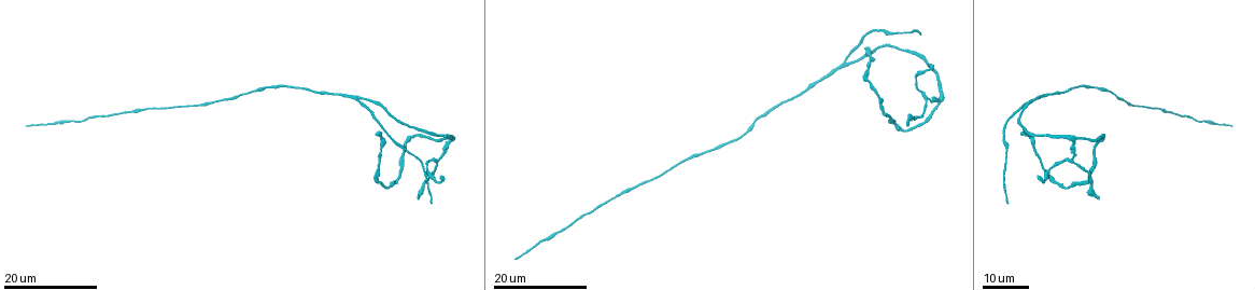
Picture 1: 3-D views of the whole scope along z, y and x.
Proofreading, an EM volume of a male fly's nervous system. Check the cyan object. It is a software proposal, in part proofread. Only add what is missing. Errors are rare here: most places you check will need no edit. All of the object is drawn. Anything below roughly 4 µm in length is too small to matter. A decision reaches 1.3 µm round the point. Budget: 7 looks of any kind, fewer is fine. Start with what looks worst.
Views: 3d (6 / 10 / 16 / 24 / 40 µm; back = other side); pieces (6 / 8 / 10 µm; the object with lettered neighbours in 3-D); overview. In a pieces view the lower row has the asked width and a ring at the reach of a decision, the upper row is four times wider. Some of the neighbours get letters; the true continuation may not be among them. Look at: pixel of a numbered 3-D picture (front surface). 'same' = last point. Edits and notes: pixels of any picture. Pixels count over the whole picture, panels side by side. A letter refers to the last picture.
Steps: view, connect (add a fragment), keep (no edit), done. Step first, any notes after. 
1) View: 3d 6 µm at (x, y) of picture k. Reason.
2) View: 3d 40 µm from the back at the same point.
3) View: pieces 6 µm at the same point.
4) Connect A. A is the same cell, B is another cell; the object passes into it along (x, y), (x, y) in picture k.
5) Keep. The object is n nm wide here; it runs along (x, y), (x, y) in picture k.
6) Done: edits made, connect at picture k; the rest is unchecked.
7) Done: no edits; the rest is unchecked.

View: 3d 16 µm at (1007, 201) of picture 1. Long arm stops here.

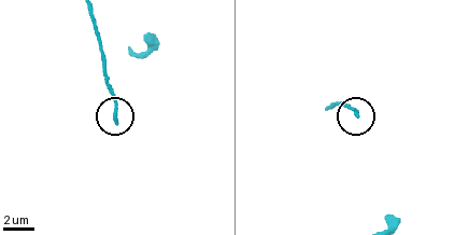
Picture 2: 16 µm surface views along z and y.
View: pieces 8 µm at (114, 121) of picture 2.

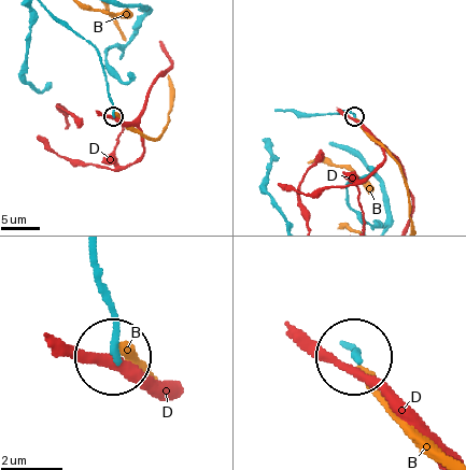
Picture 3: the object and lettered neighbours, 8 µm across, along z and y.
Keep. B and D are other cells; it runs along (93, 259), (115, 328), (115, 357) in picture 3; none of them fits.

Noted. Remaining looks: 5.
View: 3d 24 µm at (1232, 125) of picture 1. Tapers out.

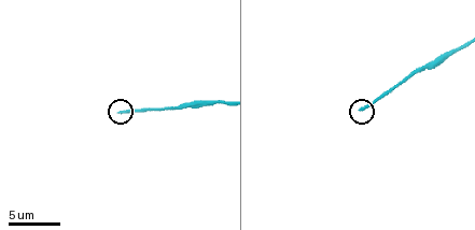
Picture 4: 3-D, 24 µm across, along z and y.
View: pieces 6 µm at (121, 112) of picture 4.

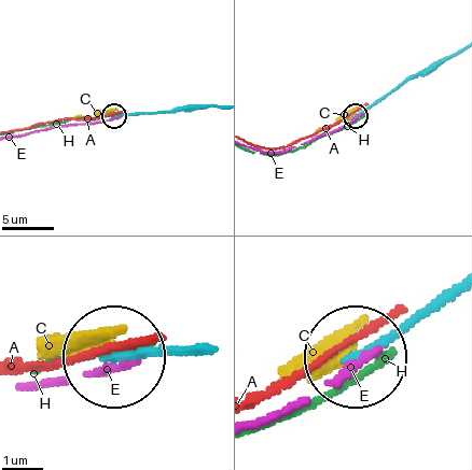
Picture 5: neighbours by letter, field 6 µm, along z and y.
Keep. A, C, E and H are other cells; it runs along (183, 345), (115, 356) in picture 5; no lettered fragment goes on from it.

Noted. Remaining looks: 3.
View: 3d 24 µm at (908, 126) of picture 1.

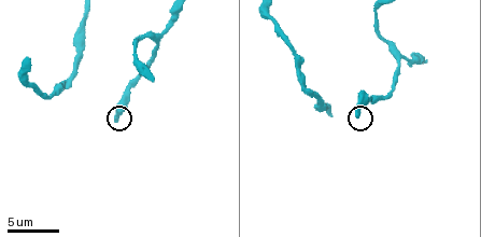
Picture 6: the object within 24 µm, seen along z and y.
View: 3d 10 µm at (118, 121) of picture 6.

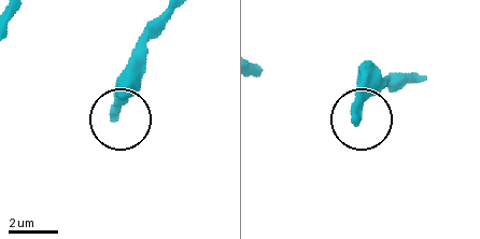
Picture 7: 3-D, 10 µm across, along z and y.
View: pieces 6 µm at (356, 121) of picture 7.

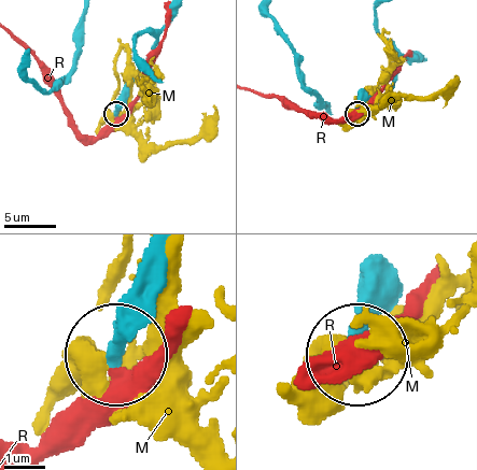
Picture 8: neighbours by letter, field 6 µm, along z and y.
Keep. M and R are other cells; no lettered fragment goes on from it.

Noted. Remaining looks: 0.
Done: no edits; the rest is unchecked.

